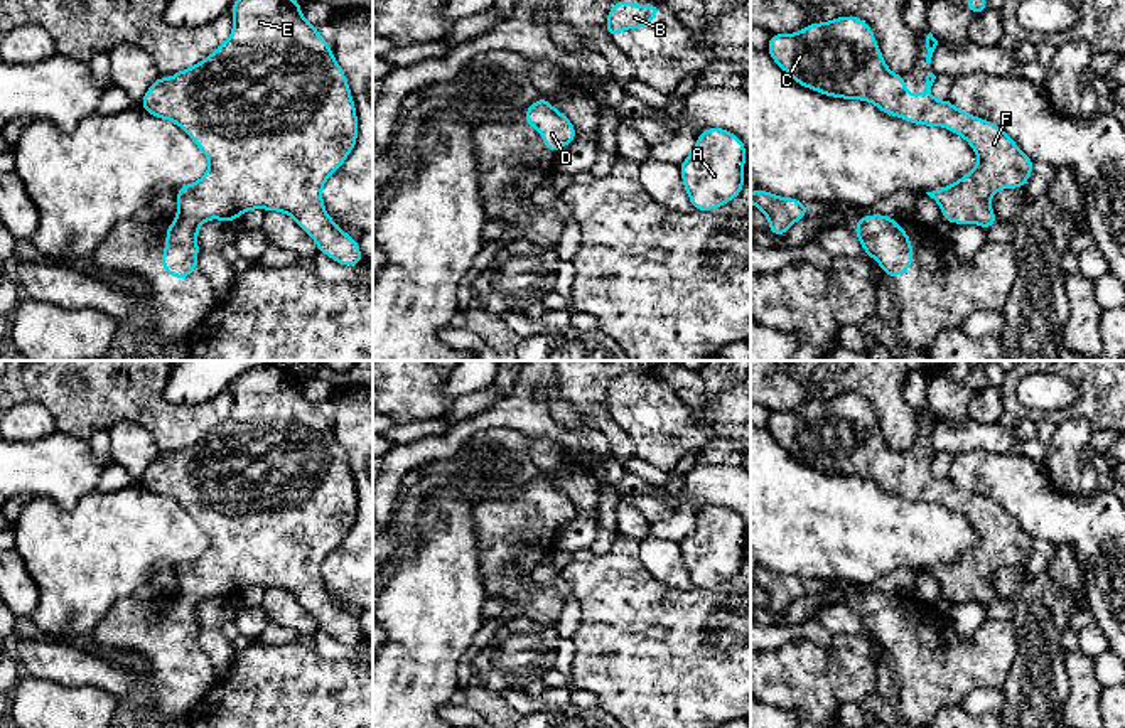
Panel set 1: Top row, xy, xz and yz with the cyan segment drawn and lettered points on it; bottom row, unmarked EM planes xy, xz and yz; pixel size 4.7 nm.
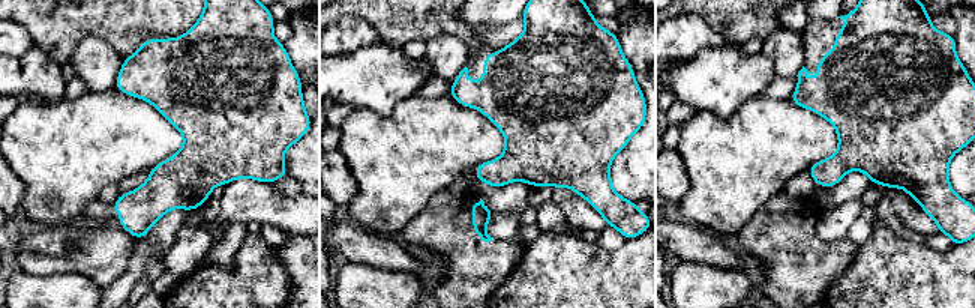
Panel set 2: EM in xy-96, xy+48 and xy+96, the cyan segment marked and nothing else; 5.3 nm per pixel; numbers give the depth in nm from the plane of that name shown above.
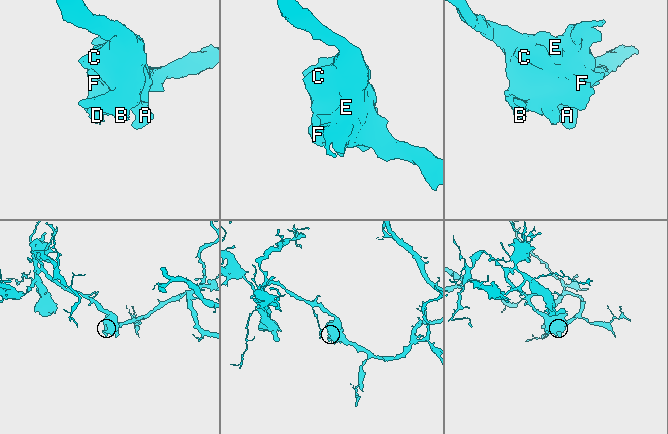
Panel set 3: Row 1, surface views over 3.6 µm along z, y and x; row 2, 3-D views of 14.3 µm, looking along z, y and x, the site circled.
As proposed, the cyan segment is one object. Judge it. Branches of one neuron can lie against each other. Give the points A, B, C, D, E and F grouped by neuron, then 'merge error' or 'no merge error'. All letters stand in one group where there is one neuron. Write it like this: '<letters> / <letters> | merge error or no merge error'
A B C D E F | no merge error

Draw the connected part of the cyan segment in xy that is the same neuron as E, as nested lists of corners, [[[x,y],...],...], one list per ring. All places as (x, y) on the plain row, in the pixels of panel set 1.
[[[275,362],[261,364],[256,367],[250,367],[238,374],[231,383],[231,394],[234,398],[229,416],[221,421],[213,431],[197,440],[194,445],[182,447],[172,452],[170,457],[159,453],[148,468],[143,472],[140,484],[160,495],[170,497],[177,500],[186,512],[189,512],[199,527],[209,536],[209,548],[197,558],[187,563],[182,563],[175,568],[179,586],[174,593],[174,600],[165,608],[167,624],[160,634],[160,640],[165,650],[172,656],[180,654],[182,659],[189,659],[189,649],[197,647],[197,607],[207,597],[223,597],[224,600],[233,602],[238,593],[251,586],[265,586],[265,588],[280,588],[290,595],[293,595],[299,603],[315,618],[320,630],[327,632],[334,639],[342,644],[356,644],[364,639],[358,618],[346,612],[326,590],[322,580],[322,563],[324,559],[341,546],[346,534],[353,529],[358,519],[358,492],[353,479],[353,472],[349,468],[349,460],[346,457],[344,448],[339,445],[332,425],[320,415],[317,404],[307,399],[300,388],[300,379],[292,376],[288,371],[278,367]]]

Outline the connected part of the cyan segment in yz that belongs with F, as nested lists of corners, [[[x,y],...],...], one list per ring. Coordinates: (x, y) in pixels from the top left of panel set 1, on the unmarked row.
[[[855,393],[825,401],[815,399],[796,411],[771,411],[766,430],[799,463],[832,475],[870,479],[885,492],[914,502],[943,504],[963,514],[975,527],[978,543],[963,551],[958,559],[926,570],[941,585],[945,598],[951,602],[975,600],[987,608],[1000,598],[990,586],[992,573],[1000,566],[1024,565],[1034,551],[1034,536],[1027,534],[1000,504],[958,487],[950,477],[936,479],[931,472],[936,457],[933,450],[926,453],[924,472],[907,472],[904,453],[889,448],[870,403]]]

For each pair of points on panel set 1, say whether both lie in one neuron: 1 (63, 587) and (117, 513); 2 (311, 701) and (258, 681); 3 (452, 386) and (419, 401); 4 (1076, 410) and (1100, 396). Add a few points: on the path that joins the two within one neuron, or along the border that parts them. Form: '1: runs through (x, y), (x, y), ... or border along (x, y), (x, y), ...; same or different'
1: runs through (81, 568), (117, 531); same
2: runs through (297, 701), (279, 701), (272, 695); same
3: border along (449, 378), (446, 395), (452, 400); different
4: runs through (1081, 408), (1095, 401); same

